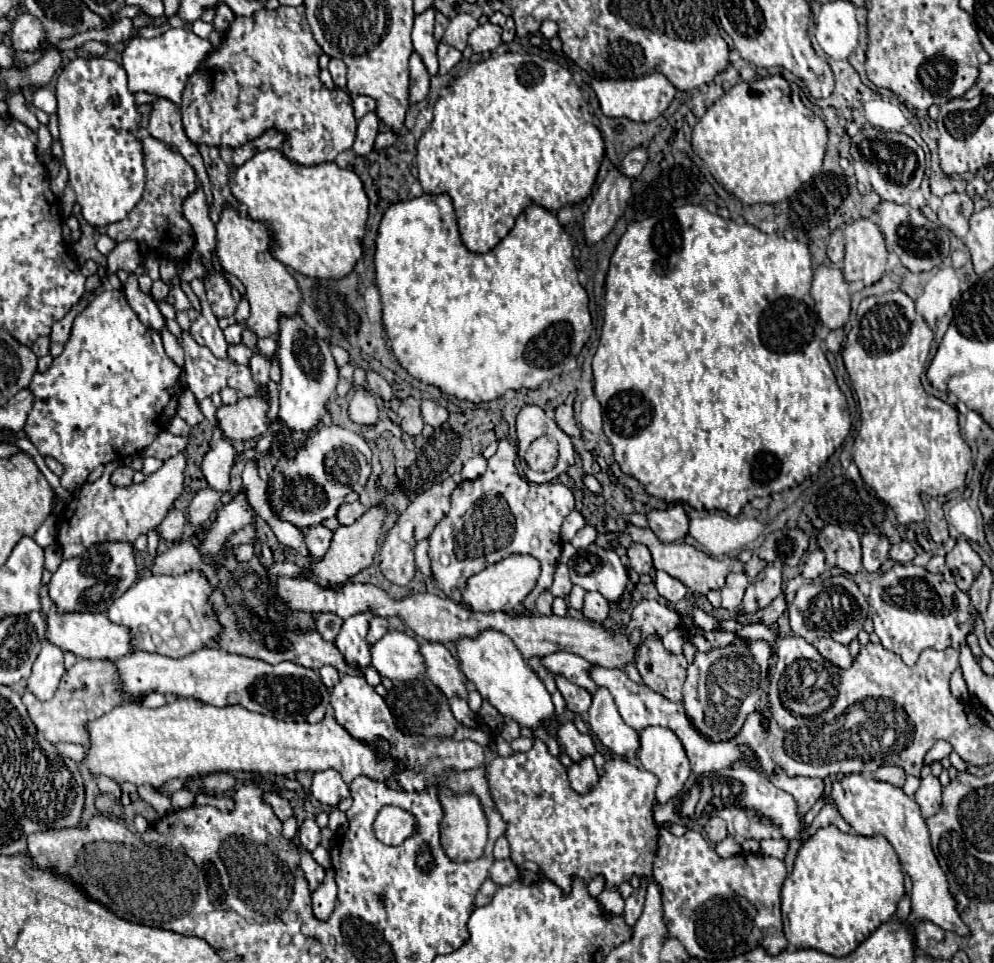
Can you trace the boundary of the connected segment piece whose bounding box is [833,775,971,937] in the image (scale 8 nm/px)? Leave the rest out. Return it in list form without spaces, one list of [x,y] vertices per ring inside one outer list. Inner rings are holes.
[[[849,775],[849,777],[843,777],[841,783],[833,785],[833,799],[837,803],[839,813],[855,829],[857,835],[863,835],[863,837],[881,835],[895,849],[903,871],[913,881],[913,891],[911,891],[913,909],[907,919],[911,925],[913,923],[917,925],[921,921],[931,921],[945,931],[953,931],[963,937],[971,935],[971,929],[967,927],[967,923],[963,923],[955,907],[955,897],[951,895],[947,887],[947,877],[943,875],[943,869],[939,867],[935,853],[931,849],[927,823],[921,817],[919,805],[911,797],[907,797],[901,789],[889,783],[865,779],[863,775]]]

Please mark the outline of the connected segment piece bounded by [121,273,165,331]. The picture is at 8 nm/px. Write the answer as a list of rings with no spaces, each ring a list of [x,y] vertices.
[[[133,273],[129,275],[129,279],[121,285],[121,293],[127,299],[127,303],[131,303],[131,309],[137,313],[137,317],[141,319],[143,325],[151,327],[153,331],[161,331],[165,327],[165,317],[161,315],[161,311],[157,309],[153,299],[139,289],[137,275],[133,275]]]

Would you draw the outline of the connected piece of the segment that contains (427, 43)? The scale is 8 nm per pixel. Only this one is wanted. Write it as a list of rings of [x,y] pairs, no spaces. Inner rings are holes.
[[[427,9],[425,13],[415,17],[415,27],[413,27],[413,47],[415,53],[423,59],[429,75],[438,74],[437,41],[433,39],[433,23],[435,23],[435,11]]]

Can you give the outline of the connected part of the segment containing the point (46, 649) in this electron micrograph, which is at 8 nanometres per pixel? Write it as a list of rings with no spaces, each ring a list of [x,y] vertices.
[[[43,641],[41,653],[37,655],[33,663],[33,673],[29,677],[27,689],[41,701],[47,701],[53,697],[61,675],[65,673],[63,667],[63,651],[49,641]]]

